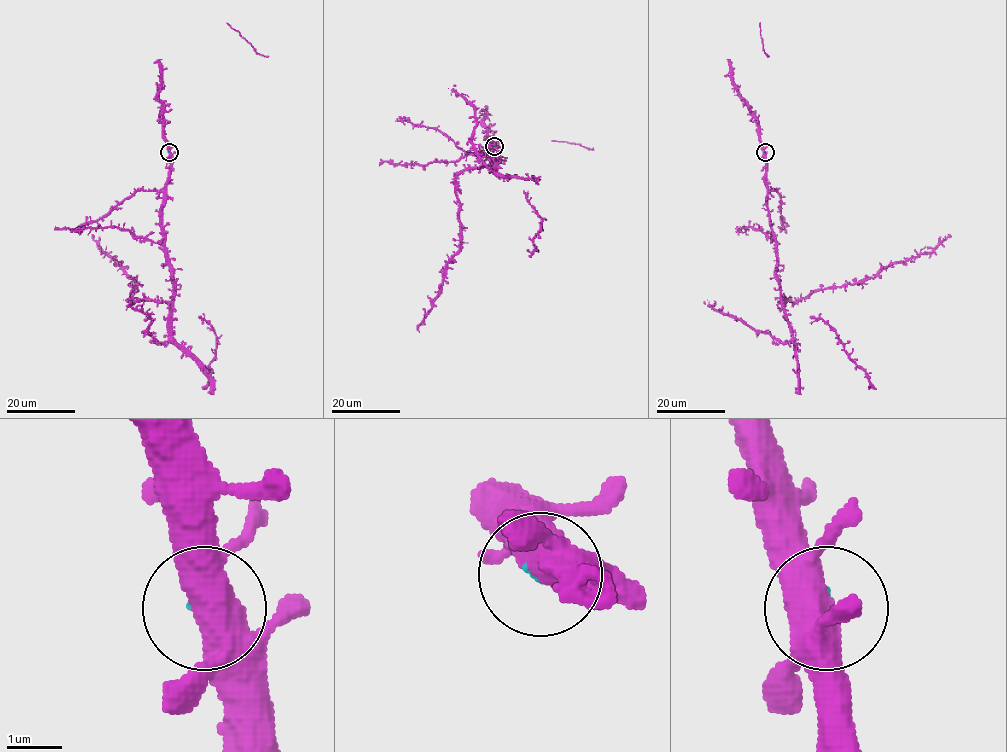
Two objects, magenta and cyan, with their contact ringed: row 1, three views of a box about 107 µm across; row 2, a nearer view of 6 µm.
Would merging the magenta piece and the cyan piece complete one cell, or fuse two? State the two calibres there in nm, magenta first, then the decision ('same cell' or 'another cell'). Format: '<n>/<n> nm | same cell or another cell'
460/70 nm | another cell

